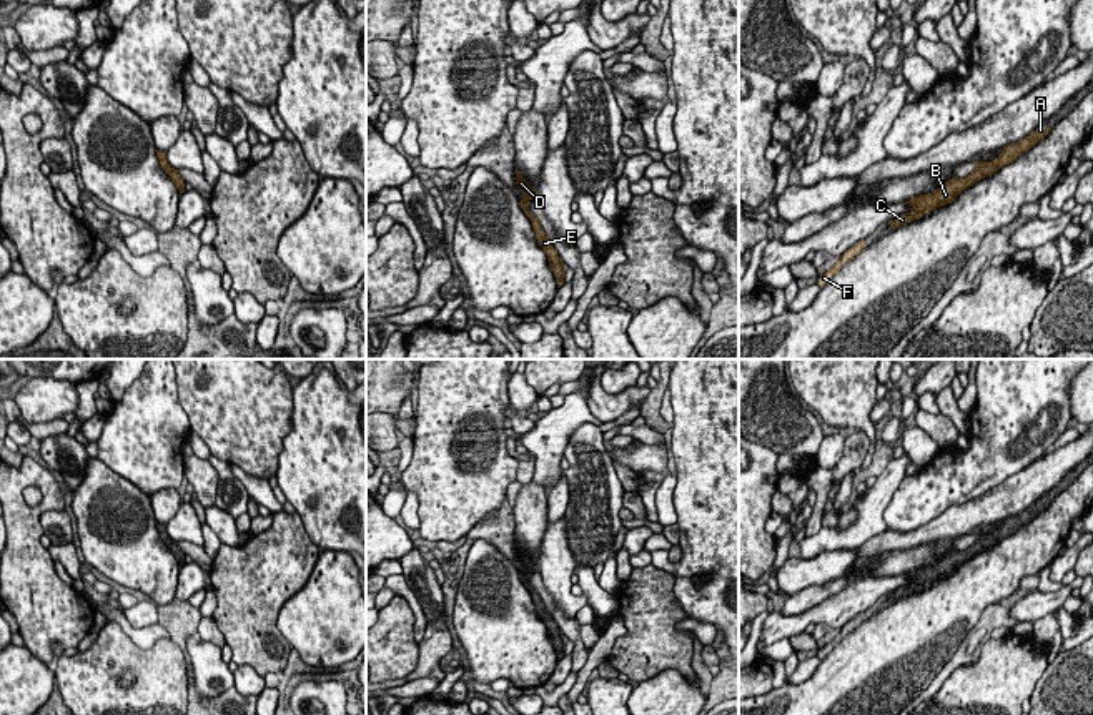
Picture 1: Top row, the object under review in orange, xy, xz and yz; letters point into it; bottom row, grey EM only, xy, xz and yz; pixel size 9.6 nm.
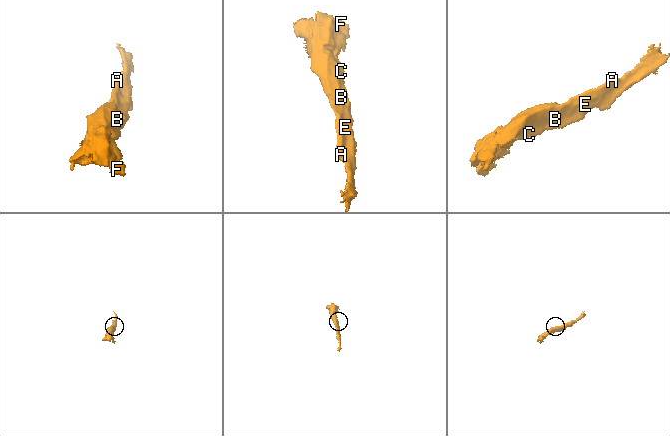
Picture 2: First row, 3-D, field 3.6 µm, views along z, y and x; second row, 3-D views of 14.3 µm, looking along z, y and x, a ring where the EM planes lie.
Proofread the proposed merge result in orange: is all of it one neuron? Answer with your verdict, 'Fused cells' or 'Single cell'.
Single cell

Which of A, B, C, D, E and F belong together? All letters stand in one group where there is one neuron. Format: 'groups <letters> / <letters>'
groups A B C D E F

